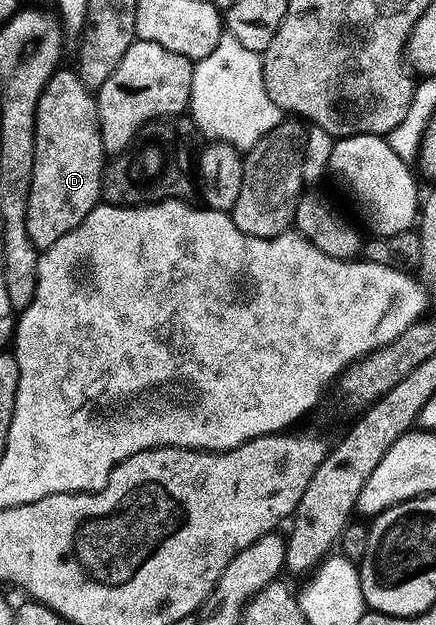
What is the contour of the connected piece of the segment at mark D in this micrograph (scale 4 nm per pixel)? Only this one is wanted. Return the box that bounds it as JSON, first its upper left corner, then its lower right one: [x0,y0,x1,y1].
[26,69,106,249]

